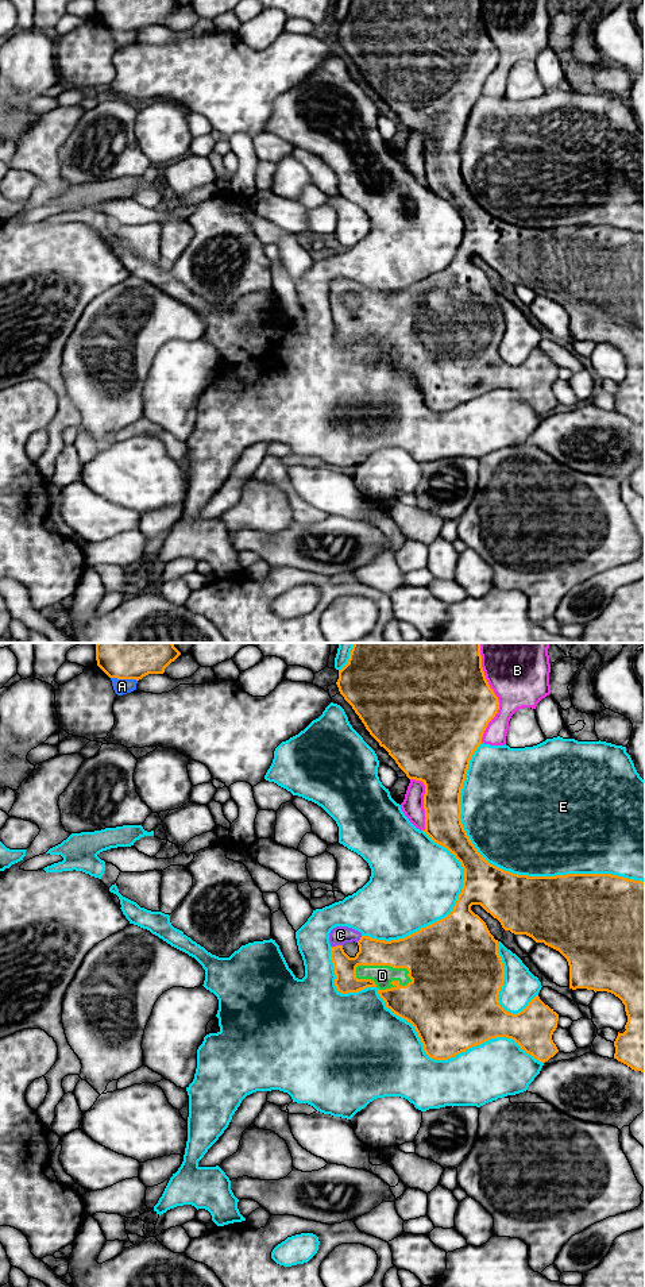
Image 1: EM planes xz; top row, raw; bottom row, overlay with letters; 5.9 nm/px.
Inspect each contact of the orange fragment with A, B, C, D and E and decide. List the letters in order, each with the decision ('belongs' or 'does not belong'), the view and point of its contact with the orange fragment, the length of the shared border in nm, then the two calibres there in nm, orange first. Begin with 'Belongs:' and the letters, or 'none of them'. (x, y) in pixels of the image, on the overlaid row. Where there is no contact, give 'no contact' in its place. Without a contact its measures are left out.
Belongs: C, D
A: does not belong; contact xz (124, 678); length 160 nm; calibres 420 and 100 nm
B: does not belong; contact xz (494, 693); length 600 nm; calibres 480 and 400 nm
C: belongs; contact xz (336, 946); length 70 nm; calibres 160 and 110 nm
D: belongs; contact xz (386, 964); length 360 nm; calibres 300 and 120 nm
E: does not belong; contact xz (509, 871); length 1300 nm; calibres 360 and 500 nm

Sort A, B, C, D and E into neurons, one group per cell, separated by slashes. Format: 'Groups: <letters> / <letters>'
Groups: A / B / C D / E

